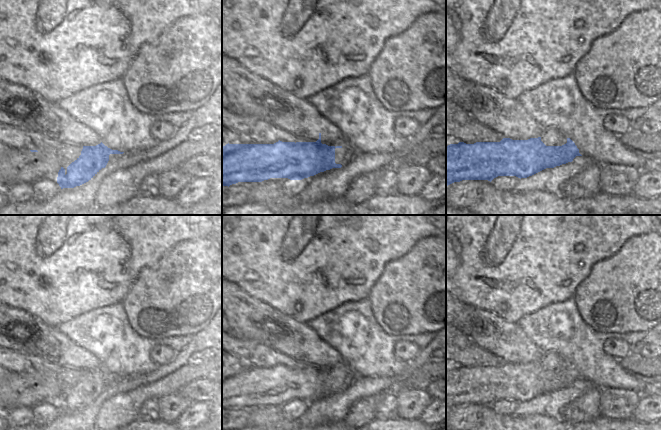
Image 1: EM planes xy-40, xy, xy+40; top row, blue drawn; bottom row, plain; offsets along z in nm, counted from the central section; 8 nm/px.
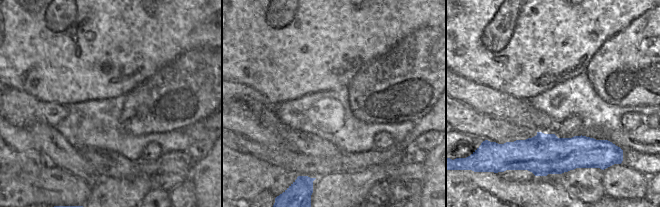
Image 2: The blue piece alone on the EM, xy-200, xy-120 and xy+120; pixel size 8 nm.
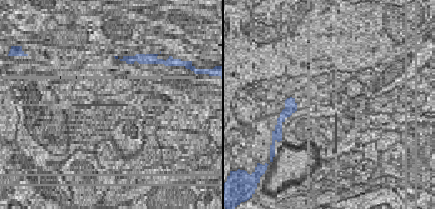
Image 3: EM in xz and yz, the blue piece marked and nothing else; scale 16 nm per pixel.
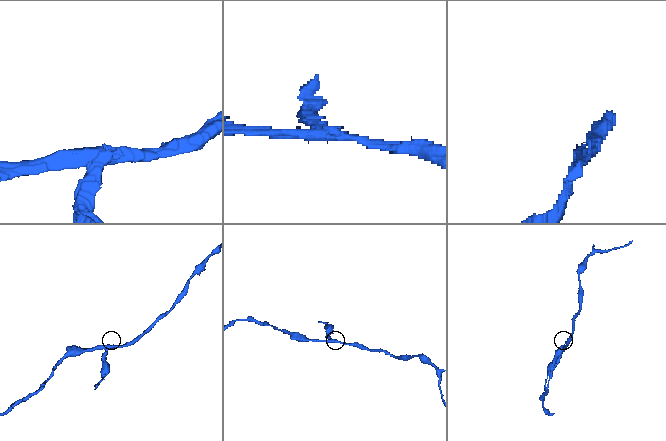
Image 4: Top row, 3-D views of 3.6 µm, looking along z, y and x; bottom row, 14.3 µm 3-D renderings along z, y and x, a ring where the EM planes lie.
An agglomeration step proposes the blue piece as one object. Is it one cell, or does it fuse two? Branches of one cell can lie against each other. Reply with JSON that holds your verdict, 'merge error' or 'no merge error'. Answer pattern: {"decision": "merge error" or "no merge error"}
{"decision": "merge error"}

